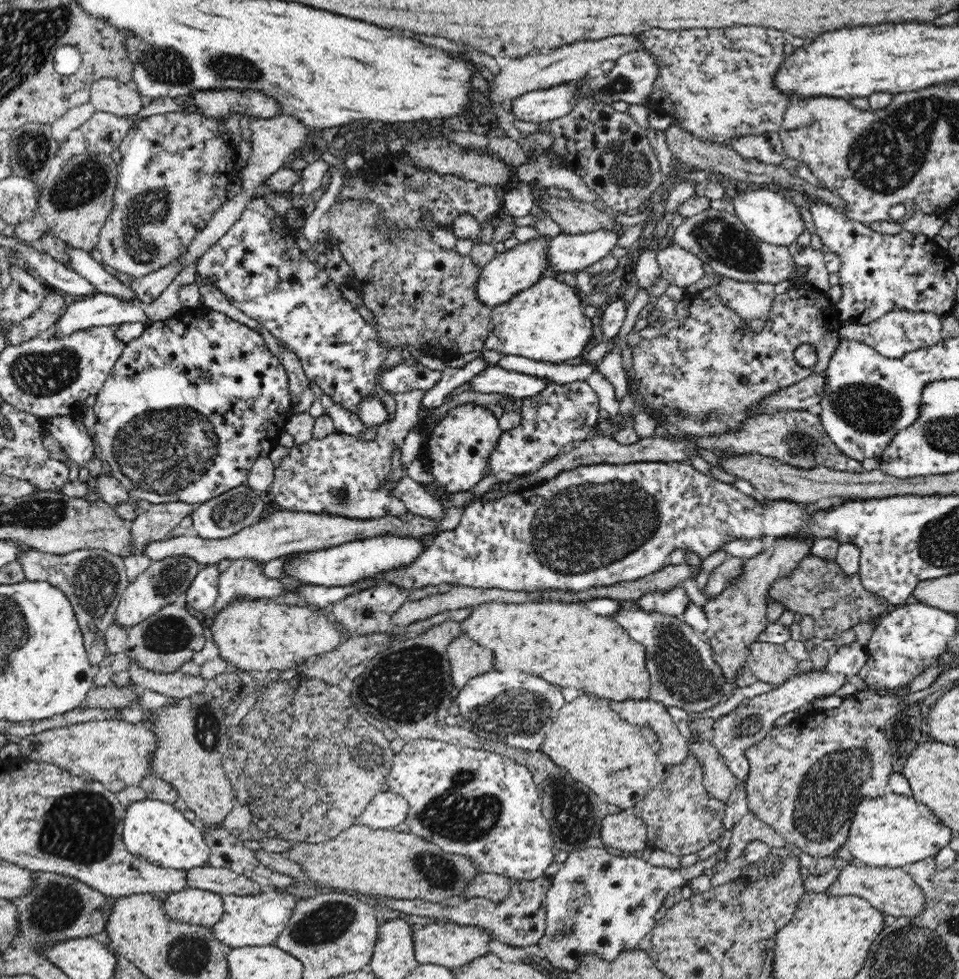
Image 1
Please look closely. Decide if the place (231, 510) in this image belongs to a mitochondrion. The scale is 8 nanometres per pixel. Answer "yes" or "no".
yes

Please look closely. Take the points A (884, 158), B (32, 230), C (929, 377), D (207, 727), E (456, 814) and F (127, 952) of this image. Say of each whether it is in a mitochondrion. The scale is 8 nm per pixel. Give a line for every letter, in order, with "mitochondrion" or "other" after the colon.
A: mitochondrion
B: other
C: other
D: mitochondrion
E: mitochondrion
F: other

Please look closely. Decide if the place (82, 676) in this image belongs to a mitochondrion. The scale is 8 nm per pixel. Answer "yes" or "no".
no

